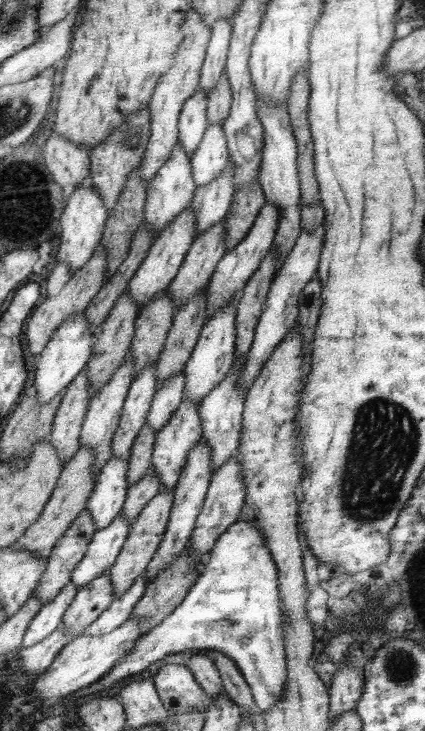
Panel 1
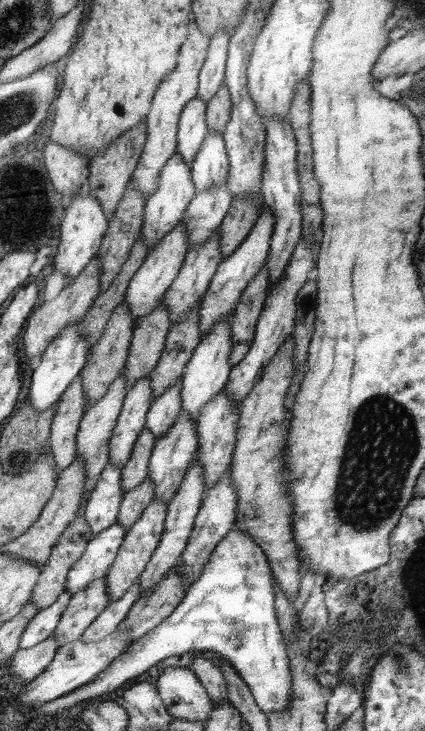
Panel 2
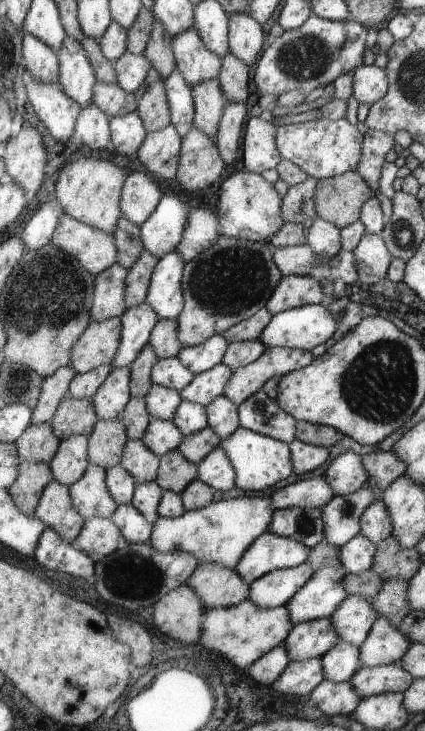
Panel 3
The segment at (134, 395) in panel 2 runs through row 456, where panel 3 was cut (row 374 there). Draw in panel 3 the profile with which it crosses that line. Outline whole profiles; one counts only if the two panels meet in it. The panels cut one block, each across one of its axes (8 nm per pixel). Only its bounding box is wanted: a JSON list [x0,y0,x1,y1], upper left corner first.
[92,368,131,420]

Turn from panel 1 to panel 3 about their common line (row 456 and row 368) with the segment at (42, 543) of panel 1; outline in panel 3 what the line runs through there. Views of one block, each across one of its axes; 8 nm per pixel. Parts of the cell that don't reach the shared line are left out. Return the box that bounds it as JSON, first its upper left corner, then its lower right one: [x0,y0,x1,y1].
[71,317,122,373]

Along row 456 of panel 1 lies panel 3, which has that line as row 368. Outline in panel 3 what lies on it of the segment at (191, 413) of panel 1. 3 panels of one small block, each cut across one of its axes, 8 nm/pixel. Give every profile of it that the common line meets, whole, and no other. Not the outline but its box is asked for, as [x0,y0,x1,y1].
[151,357,195,392]

